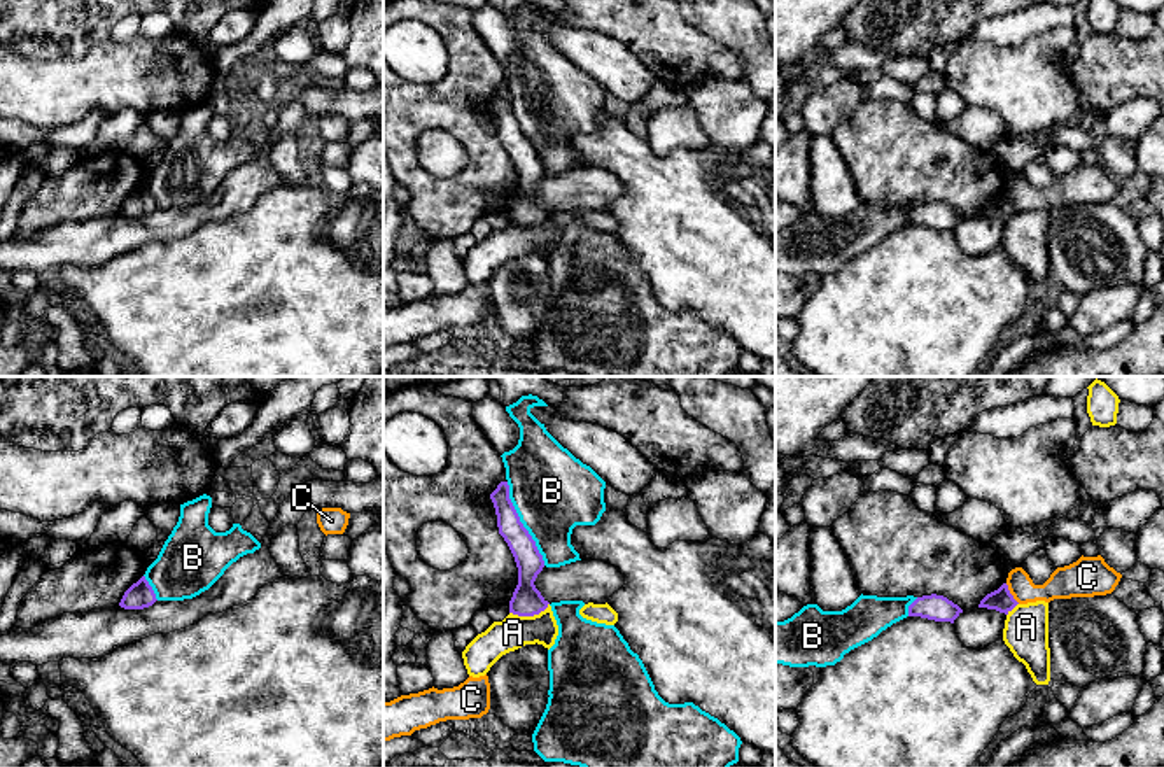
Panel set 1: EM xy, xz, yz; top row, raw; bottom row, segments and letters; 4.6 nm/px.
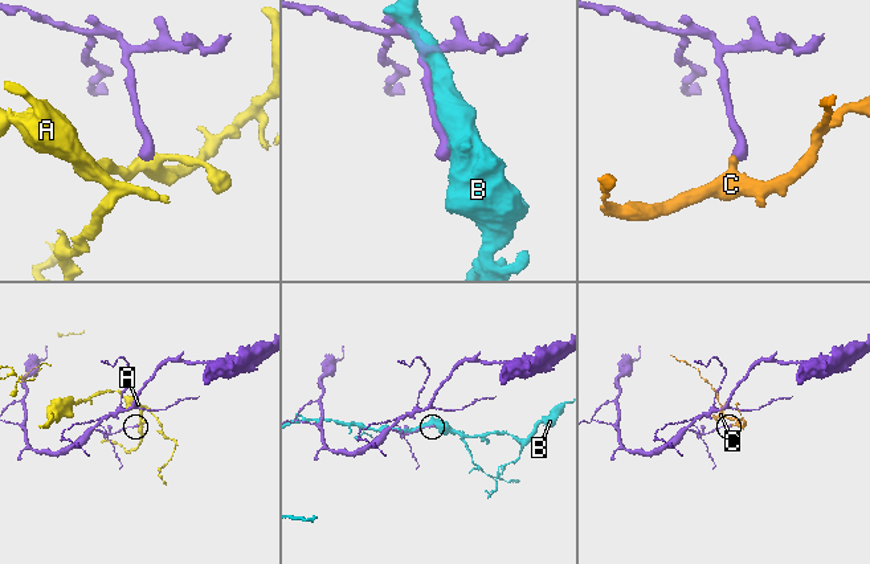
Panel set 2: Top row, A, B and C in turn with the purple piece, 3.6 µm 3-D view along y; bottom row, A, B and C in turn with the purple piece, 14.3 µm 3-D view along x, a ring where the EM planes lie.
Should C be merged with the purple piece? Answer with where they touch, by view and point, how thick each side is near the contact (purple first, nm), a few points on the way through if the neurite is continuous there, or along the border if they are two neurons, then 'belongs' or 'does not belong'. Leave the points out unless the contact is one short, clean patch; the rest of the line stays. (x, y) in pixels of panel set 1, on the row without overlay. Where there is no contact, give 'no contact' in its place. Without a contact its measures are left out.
yz (1010, 202) | 100/140 nm | along yz (1005, 191), (1019, 211) | does not belong

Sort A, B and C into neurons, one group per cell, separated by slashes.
A / B / C

